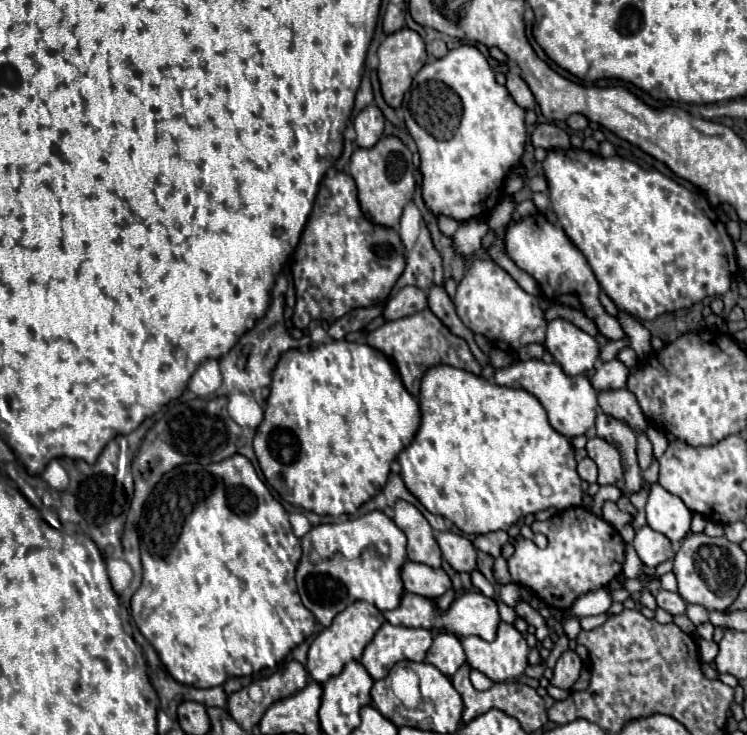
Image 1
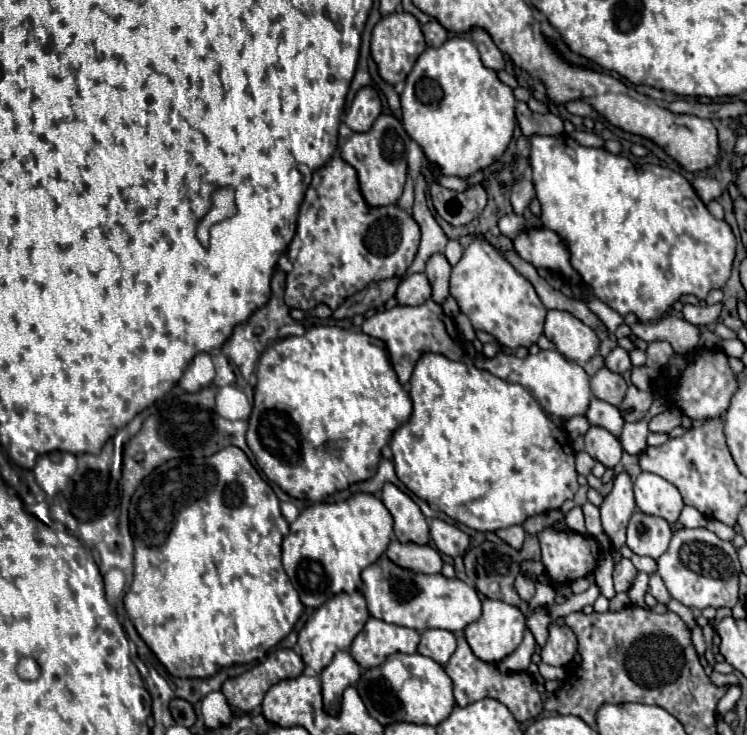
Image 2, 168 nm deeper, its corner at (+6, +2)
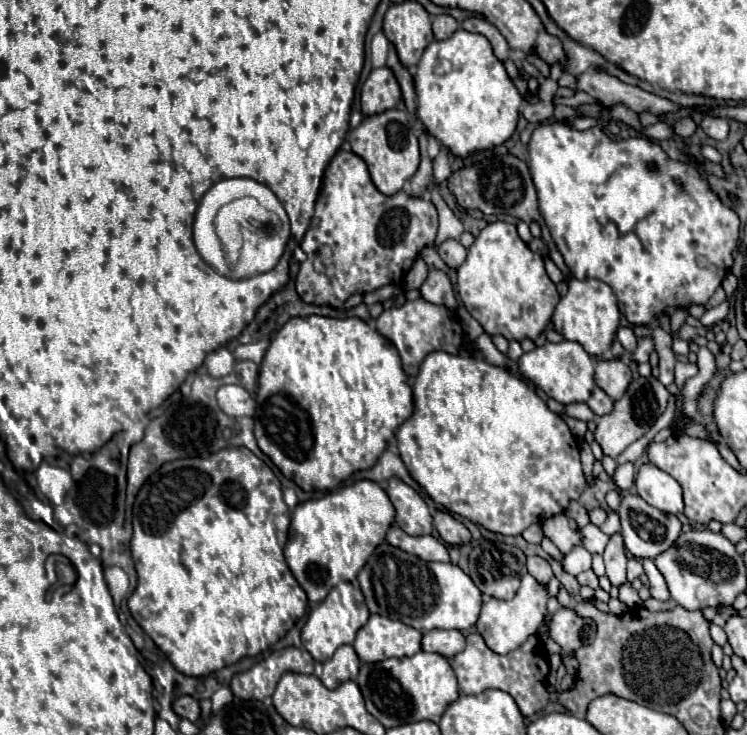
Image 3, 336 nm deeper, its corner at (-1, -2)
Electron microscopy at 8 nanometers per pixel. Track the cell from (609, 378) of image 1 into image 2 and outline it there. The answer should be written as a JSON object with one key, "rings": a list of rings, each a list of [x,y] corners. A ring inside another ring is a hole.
{"rings":[[[616,346],[616,348],[604,358],[604,366],[610,368],[610,372],[624,374],[624,372],[632,366],[632,362],[630,362],[630,358],[628,358],[628,352]]]}

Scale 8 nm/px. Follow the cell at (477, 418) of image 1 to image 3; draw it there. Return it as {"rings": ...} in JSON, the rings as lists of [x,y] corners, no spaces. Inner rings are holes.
{"rings":[[[431,352],[417,374],[417,380],[413,384],[413,414],[397,428],[395,432],[397,438],[397,446],[399,446],[399,456],[405,462],[407,470],[411,472],[413,480],[423,486],[427,490],[427,494],[441,506],[445,506],[449,512],[459,514],[491,532],[497,534],[505,534],[505,536],[515,536],[521,534],[525,528],[529,528],[535,522],[545,522],[551,516],[563,514],[565,508],[569,506],[571,500],[577,500],[579,494],[585,490],[587,482],[585,482],[585,474],[581,470],[581,460],[579,460],[579,442],[575,440],[575,436],[571,434],[569,426],[565,424],[565,420],[551,412],[547,408],[547,404],[533,392],[527,388],[527,384],[519,378],[515,378],[513,374],[509,374],[505,368],[493,366],[489,362],[485,362],[483,358],[475,358],[475,356],[457,356],[457,354],[449,354],[449,352]]]}

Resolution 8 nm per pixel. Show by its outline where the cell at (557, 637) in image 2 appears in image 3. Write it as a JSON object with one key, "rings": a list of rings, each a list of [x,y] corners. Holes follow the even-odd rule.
{"rings":[[[559,608],[551,618],[551,638],[561,646],[565,654],[573,654],[583,646],[581,632],[587,624],[591,624],[591,620],[577,616],[573,608]]]}

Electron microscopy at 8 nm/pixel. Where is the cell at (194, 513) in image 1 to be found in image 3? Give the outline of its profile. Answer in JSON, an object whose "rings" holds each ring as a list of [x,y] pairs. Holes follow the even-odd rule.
{"rings":[[[243,446],[223,448],[221,452],[215,452],[213,456],[207,458],[181,458],[167,462],[141,486],[133,504],[133,536],[131,536],[131,558],[137,570],[137,588],[133,590],[127,606],[135,622],[167,654],[167,658],[179,672],[187,676],[205,676],[237,662],[243,656],[257,656],[271,644],[275,644],[281,636],[285,636],[293,628],[293,624],[305,614],[309,600],[305,596],[305,590],[293,578],[283,556],[289,524],[291,524],[291,510],[283,502],[283,492],[277,476],[261,458],[257,458],[249,448]]]}

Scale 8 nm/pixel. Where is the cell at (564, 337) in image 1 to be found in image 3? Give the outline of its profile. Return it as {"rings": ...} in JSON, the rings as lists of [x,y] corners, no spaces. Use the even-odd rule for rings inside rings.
{"rings":[[[577,278],[567,280],[569,290],[553,312],[555,330],[561,332],[567,340],[579,342],[591,356],[601,356],[605,350],[611,348],[611,342],[619,328],[621,312],[617,308],[617,298],[613,296],[613,290],[601,280],[577,280]]]}

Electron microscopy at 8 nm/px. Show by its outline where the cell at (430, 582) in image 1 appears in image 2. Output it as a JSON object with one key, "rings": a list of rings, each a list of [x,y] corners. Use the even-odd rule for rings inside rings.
{"rings":[[[392,540],[386,556],[394,560],[400,568],[410,568],[412,572],[422,574],[440,574],[442,570],[442,558],[432,546],[418,546],[418,544],[400,544],[398,540]]]}

